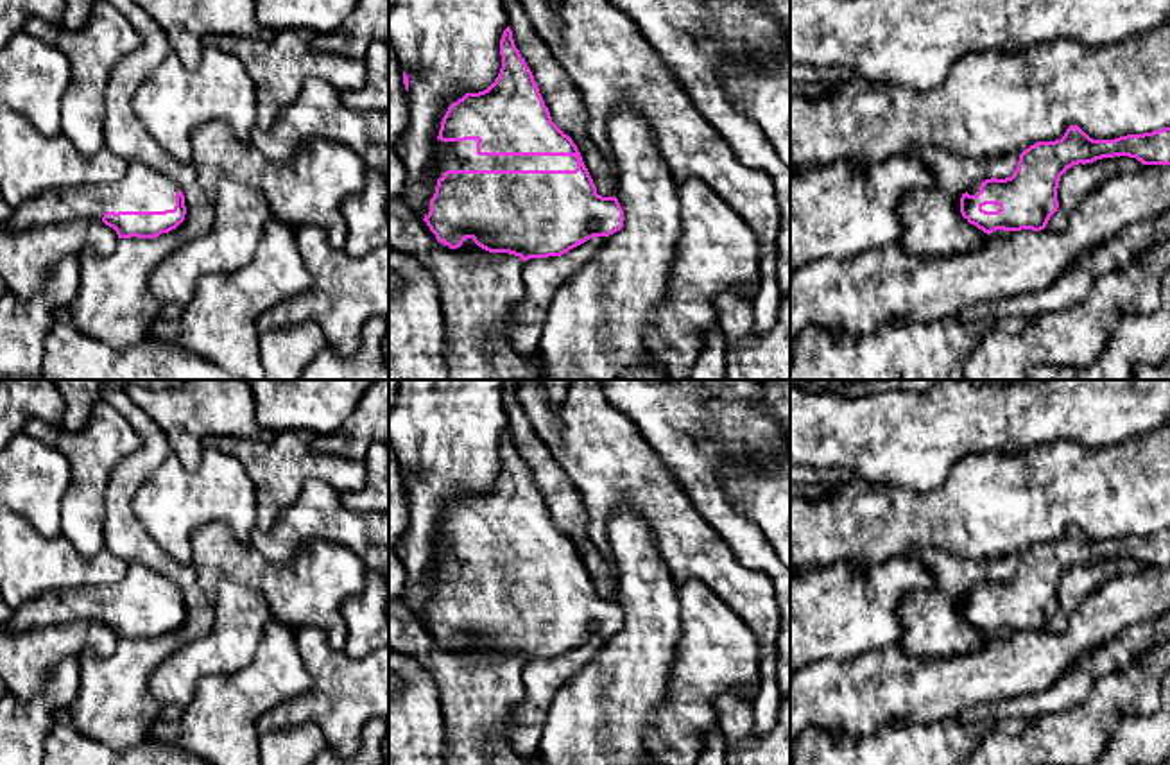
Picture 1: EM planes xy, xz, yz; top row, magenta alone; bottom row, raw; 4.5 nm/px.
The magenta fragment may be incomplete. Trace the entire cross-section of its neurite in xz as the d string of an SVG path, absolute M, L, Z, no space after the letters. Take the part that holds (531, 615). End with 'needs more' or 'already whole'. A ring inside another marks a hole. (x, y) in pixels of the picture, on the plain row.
M507 428L500 441L502 469L495 484L450 505L432 552L432 600L423 616L437 643L457 650L466 640L489 654L509 654L523 663L561 658L593 638L609 638L624 629L616 598L602 598L573 541L550 518L530 469Z; needs more

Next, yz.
M1070 527L1061 541L1025 550L1011 579L991 579L962 595L960 615L987 636L996 631L1041 632L1059 609L1061 577L1073 566L1114 557L1136 559L1143 566L1170 566L1170 529L1093 541L1079 527Z; needs more

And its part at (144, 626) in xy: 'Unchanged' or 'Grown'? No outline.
Grown

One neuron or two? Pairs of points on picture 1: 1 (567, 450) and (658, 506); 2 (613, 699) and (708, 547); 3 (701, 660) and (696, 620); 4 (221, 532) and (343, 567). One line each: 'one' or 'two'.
1: one
2: two
3: one
4: one

